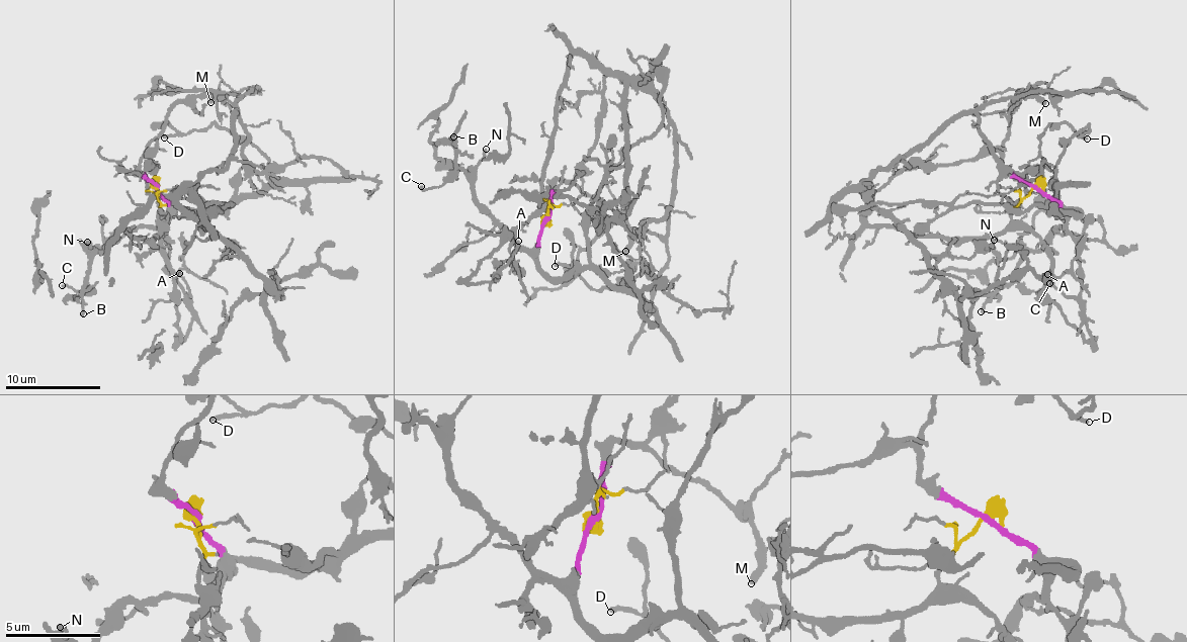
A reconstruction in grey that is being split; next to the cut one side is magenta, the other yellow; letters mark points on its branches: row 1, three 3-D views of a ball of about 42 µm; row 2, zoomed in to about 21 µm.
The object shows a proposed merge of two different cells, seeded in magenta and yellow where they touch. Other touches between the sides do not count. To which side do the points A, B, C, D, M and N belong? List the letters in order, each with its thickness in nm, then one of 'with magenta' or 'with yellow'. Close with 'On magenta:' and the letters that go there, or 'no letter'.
A: 150 nm thick; with magenta
B: 190 nm thick; with magenta
C: 180 nm thick; with magenta
D: 220 nm thick; with magenta
M: 360 nm thick; with magenta
N: 170 nm thick; with magenta
On magenta: A, B, C, D, M, N

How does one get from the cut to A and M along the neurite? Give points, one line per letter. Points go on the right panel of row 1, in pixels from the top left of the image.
A: (1037, 187), (1058, 204), (1064, 227), (1074, 238), (1080, 276), (1079, 292), (1066, 295), (1046, 273)
M: (1037, 187), (1020, 182), (1003, 165), (1003, 146), (1011, 113), (1020, 97), (1039, 97), (1045, 104)

